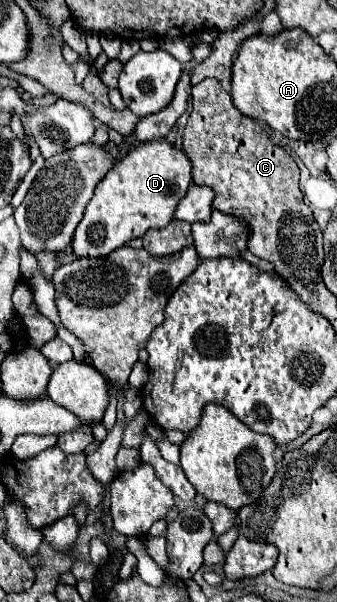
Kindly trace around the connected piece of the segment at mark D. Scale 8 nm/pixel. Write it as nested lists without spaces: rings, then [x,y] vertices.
[[[163,139],[139,143],[137,147],[133,147],[133,151],[129,149],[127,155],[121,157],[121,161],[117,161],[113,165],[113,171],[109,171],[109,175],[105,175],[105,179],[95,187],[93,199],[87,203],[85,215],[73,235],[73,243],[71,243],[73,253],[77,257],[85,257],[85,259],[107,257],[115,249],[127,245],[131,239],[139,239],[149,229],[167,227],[167,223],[173,219],[173,213],[175,213],[179,201],[185,197],[189,185],[191,185],[191,163],[183,155],[183,151],[175,149],[173,145],[169,145]]]

